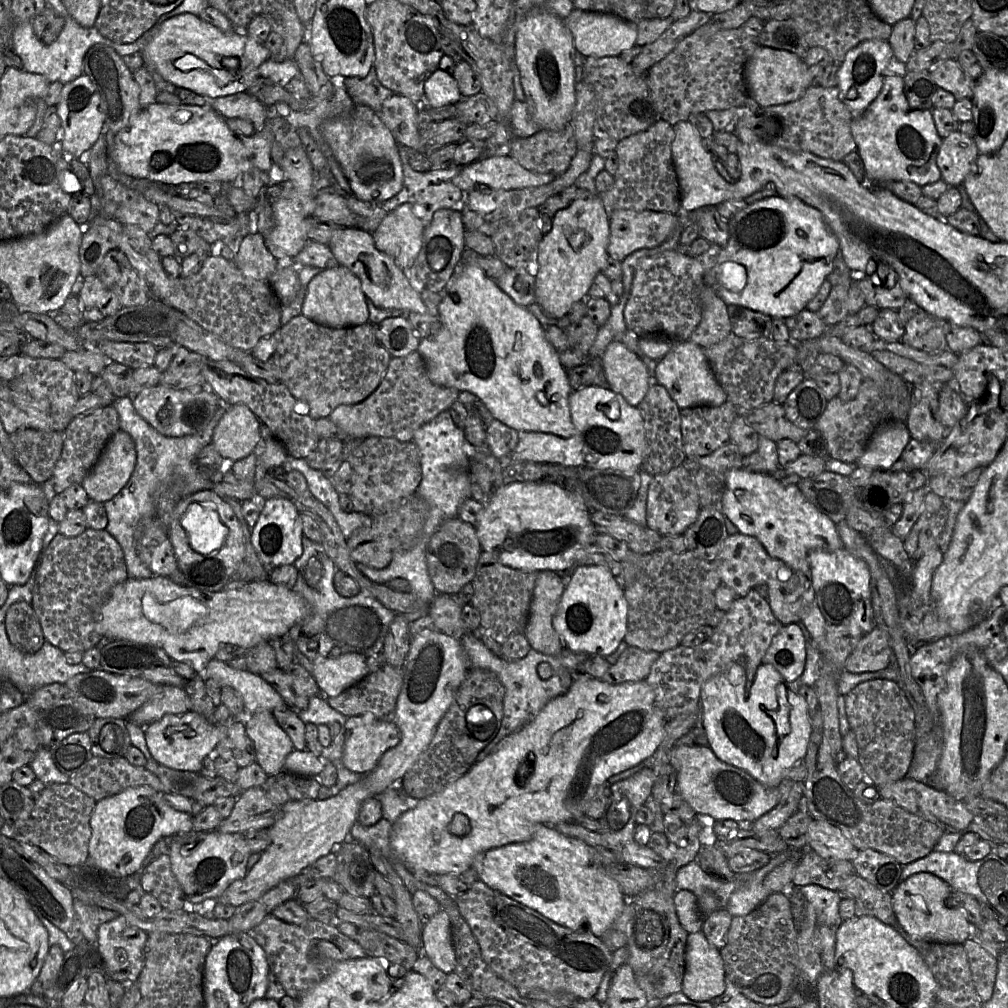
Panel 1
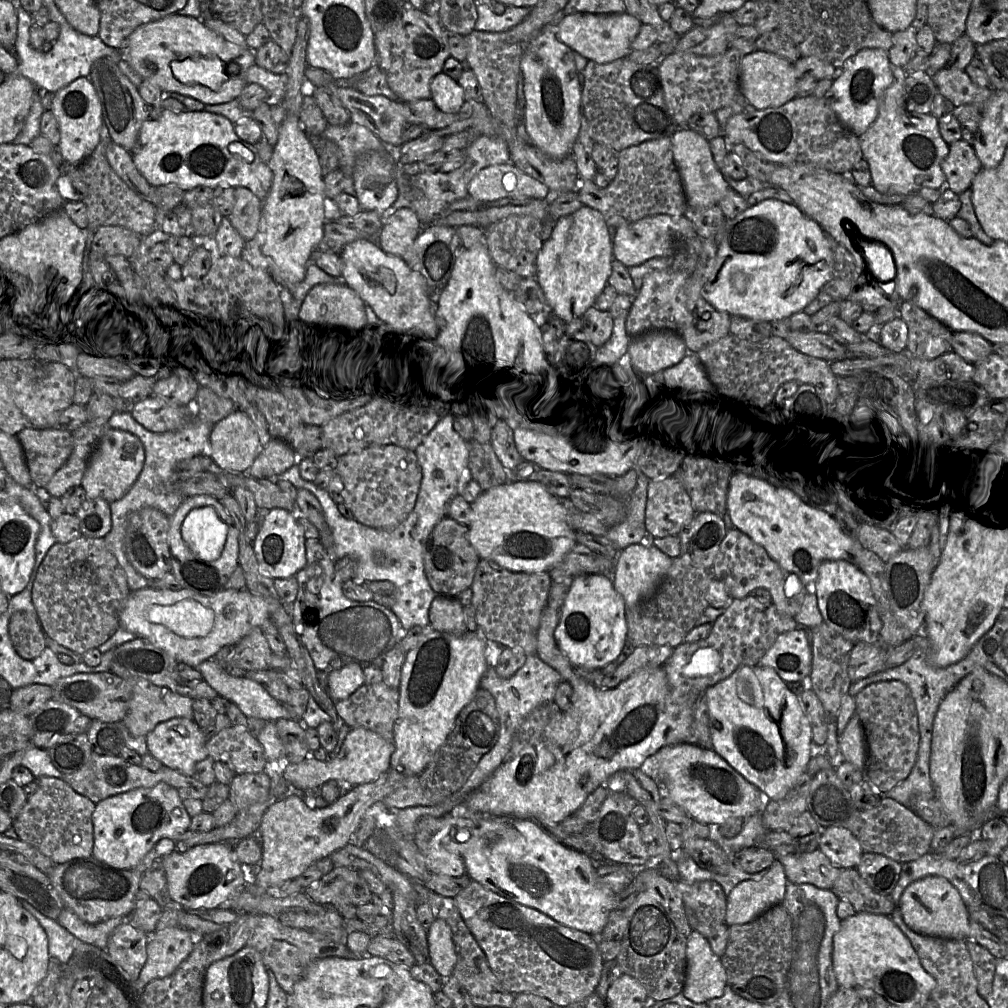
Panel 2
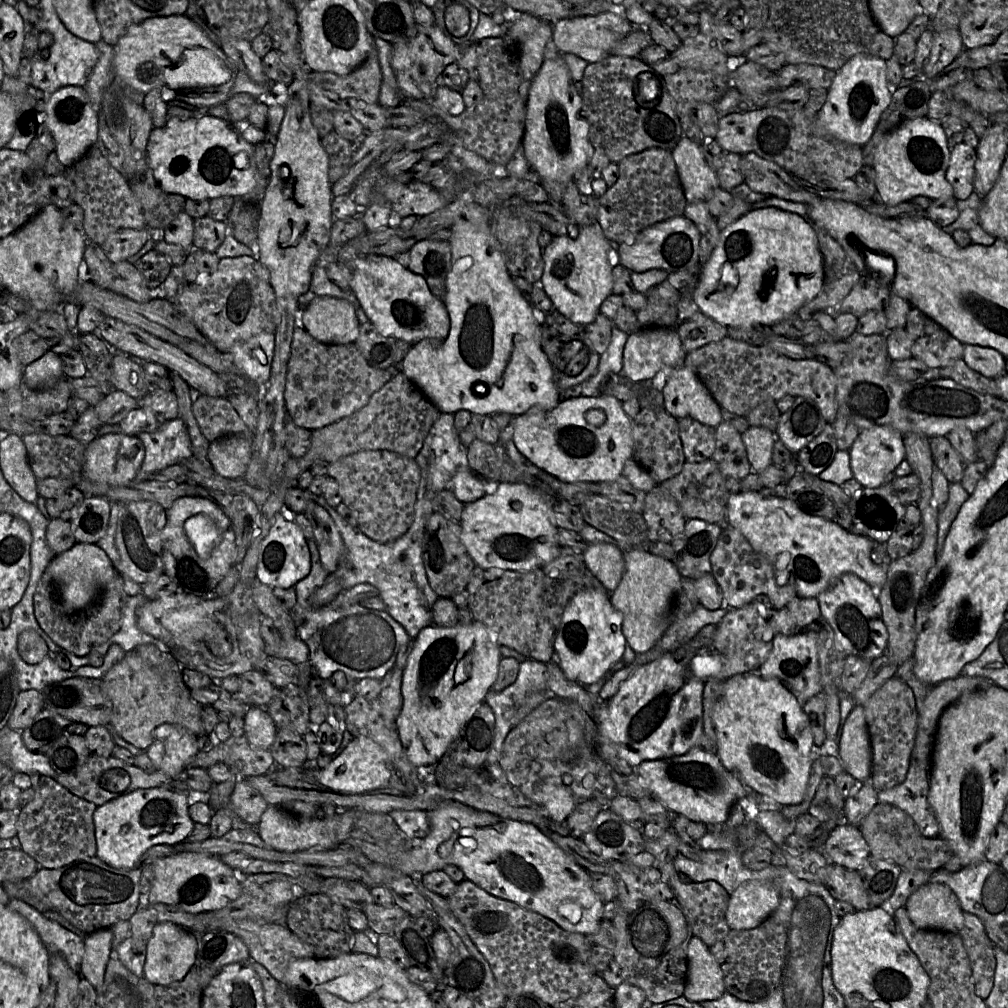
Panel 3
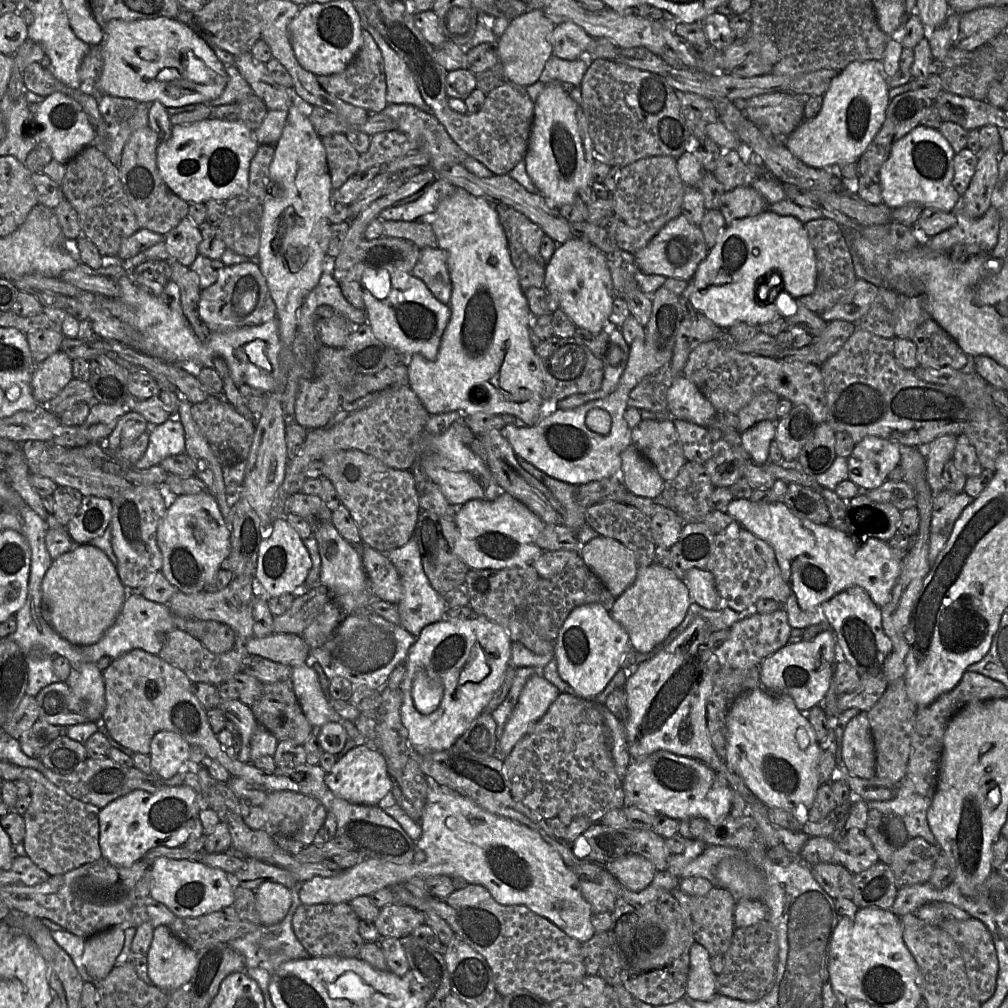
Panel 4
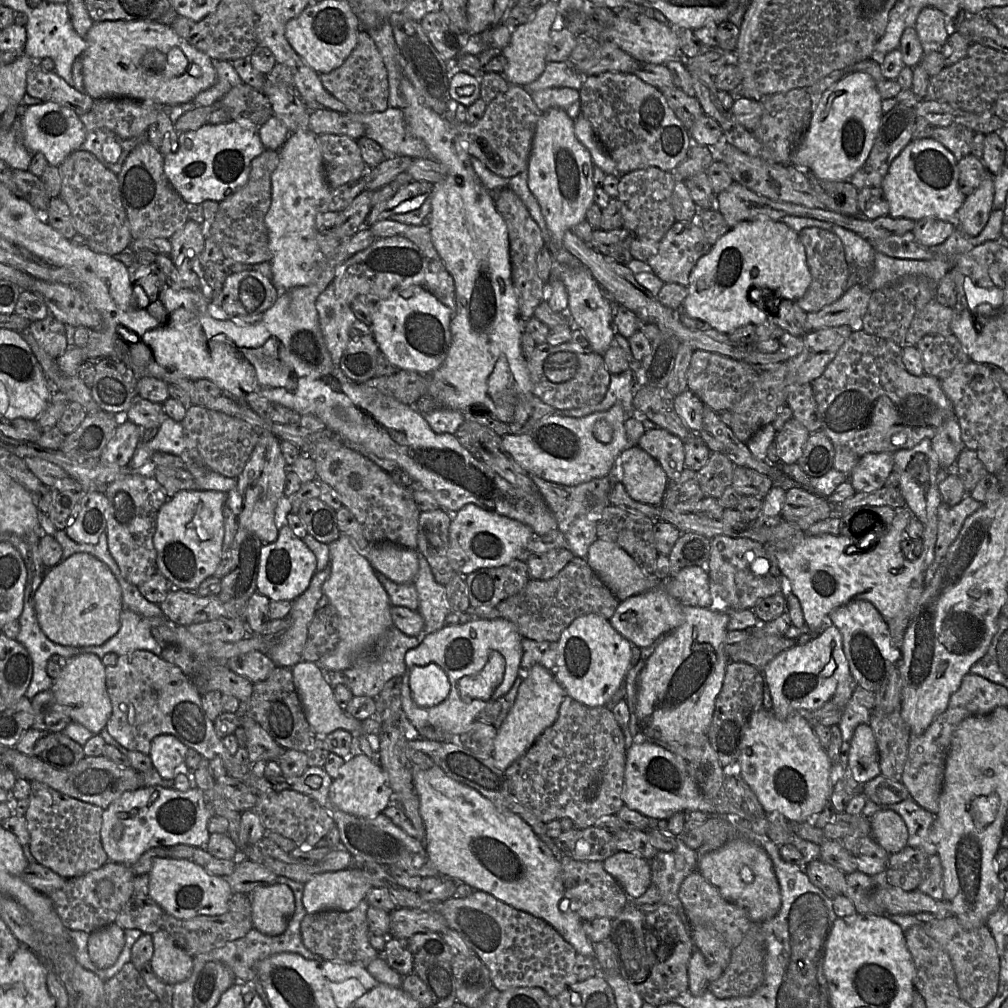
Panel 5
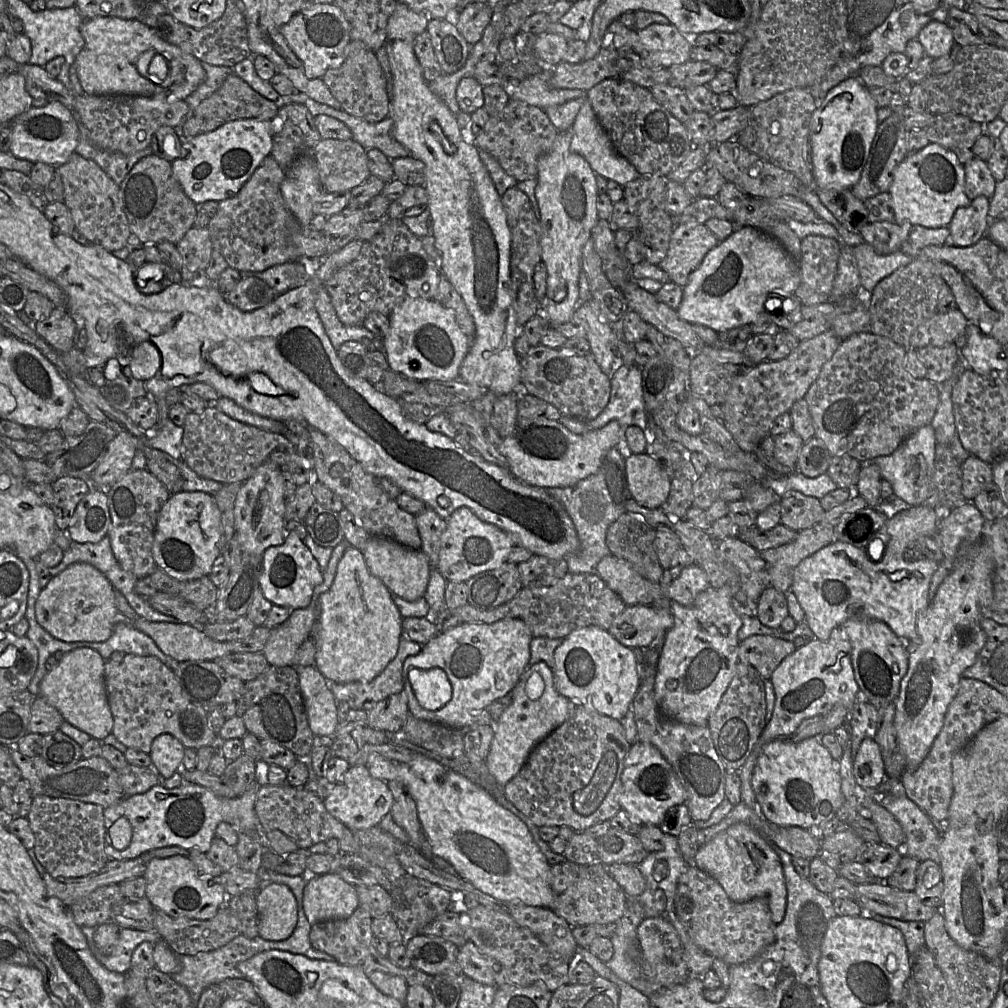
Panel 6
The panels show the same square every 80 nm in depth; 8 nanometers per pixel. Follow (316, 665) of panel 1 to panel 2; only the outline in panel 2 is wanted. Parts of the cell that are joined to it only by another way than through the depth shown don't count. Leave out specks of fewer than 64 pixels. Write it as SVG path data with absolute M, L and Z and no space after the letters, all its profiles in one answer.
M356 663L343 665L338 670L331 670L327 676L327 693L336 702L349 698L365 683L363 668Z

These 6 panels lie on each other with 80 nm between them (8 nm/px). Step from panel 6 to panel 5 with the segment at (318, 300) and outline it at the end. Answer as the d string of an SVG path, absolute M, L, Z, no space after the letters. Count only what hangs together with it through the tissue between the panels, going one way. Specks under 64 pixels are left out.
M333 282L320 293L315 305L325 345L334 364L340 364L351 339L351 329L358 329L364 335L373 335L371 326L357 319L351 307L339 300Z

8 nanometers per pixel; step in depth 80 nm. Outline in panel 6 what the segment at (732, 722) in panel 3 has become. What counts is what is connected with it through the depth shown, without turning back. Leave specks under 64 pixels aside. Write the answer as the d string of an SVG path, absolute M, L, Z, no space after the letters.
M817 737L797 743L783 739L767 743L753 769L751 786L767 821L779 827L800 827L819 839L819 827L833 819L844 804L838 762Z

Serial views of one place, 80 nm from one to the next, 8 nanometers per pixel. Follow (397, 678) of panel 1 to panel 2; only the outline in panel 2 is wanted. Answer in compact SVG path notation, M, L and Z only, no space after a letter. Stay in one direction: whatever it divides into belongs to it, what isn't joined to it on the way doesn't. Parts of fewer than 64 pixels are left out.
M384 682L363 684L349 698L335 702L335 710L350 728L362 727L375 732L387 741L394 742L394 722L398 712L399 689L388 687Z

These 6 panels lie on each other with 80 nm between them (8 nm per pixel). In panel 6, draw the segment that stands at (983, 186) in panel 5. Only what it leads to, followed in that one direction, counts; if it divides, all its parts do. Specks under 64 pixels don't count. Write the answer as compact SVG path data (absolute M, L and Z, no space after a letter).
M978 196L970 205L956 210L949 224L950 237L947 244L968 247L985 238L990 226L990 199Z

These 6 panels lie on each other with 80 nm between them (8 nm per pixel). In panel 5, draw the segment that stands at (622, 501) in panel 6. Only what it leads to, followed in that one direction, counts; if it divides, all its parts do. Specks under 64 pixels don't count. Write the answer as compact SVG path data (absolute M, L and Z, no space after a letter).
M619 456L607 476L592 479L576 486L549 482L536 475L530 476L537 487L538 494L553 513L557 521L558 530L565 536L567 549L575 557L586 559L589 547L598 539L596 526L601 514L607 506L611 505L608 500L610 485L611 483L622 481L623 469Z

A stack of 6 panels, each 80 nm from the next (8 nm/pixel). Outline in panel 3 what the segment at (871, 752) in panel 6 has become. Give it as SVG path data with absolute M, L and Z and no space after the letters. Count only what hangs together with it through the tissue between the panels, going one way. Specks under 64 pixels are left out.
M856 705L848 716L839 743L839 758L857 782L870 781L871 745L863 706Z

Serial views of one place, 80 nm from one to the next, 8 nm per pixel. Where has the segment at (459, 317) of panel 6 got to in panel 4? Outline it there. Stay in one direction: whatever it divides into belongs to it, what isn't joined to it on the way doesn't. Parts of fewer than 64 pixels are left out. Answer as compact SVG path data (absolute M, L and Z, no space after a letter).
M423 248L411 274L427 286L433 296L449 305L452 282L448 268L447 253L441 248Z

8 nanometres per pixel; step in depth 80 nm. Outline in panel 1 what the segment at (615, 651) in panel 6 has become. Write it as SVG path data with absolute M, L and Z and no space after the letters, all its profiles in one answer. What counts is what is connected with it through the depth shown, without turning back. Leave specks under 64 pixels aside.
M577 565L569 571L567 578L567 585L553 619L563 648L602 657L615 652L626 635L628 625L624 586L603 566Z

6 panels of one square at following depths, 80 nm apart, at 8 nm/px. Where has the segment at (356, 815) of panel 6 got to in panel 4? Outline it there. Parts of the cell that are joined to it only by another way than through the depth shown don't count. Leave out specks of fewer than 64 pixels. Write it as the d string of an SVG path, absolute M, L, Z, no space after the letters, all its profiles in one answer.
M356 745L343 757L337 759L324 778L326 786L339 798L352 804L378 806L392 790L384 755L367 745Z

